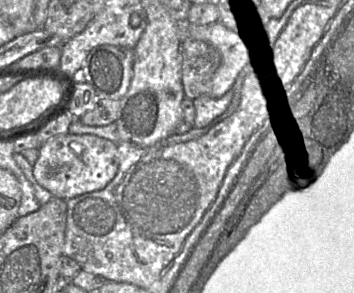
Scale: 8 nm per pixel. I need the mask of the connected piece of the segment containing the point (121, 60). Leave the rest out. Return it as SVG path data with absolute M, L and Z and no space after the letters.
M100 45L86 57L79 78L93 87L98 98L120 101L130 86L133 61L134 49Z

